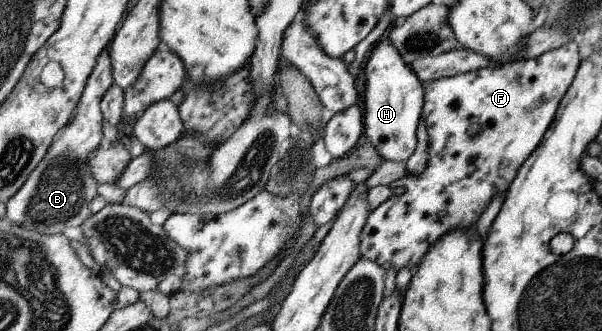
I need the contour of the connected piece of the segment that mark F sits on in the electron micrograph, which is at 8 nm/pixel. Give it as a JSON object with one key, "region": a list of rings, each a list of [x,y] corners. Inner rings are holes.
{"region":[[[570,41],[536,58],[424,82],[423,120],[429,137],[429,162],[422,176],[407,174],[389,185],[392,196],[371,212],[360,234],[360,255],[374,260],[386,271],[410,268],[414,275],[422,256],[436,240],[452,230],[475,226],[492,198],[507,192],[519,168],[542,142],[580,63],[578,41]]]}

